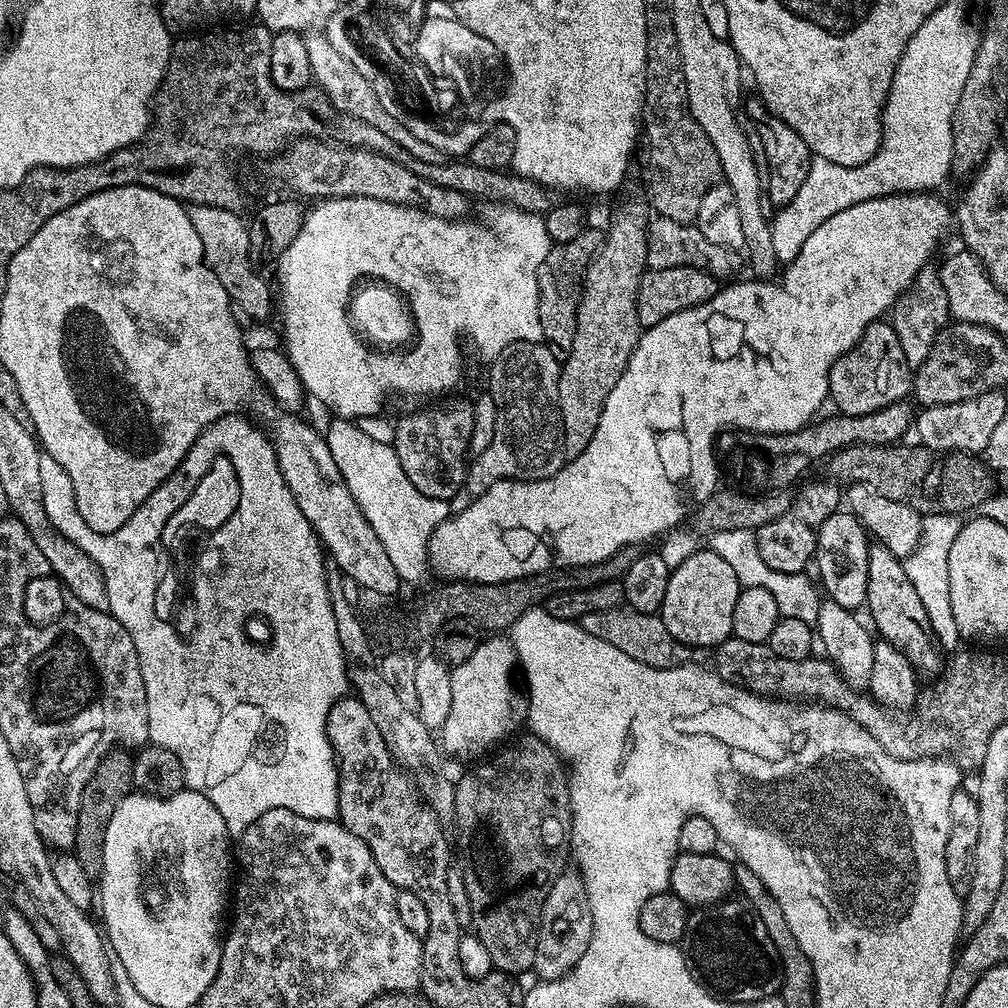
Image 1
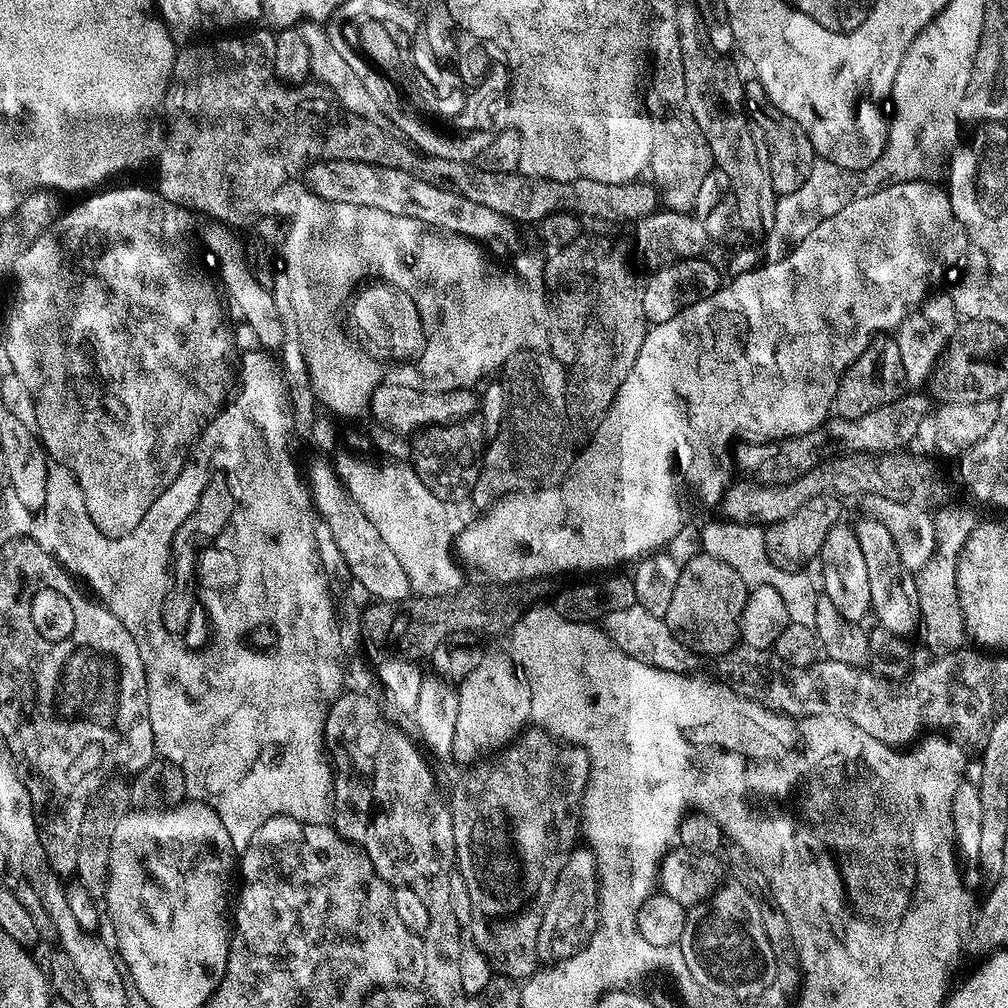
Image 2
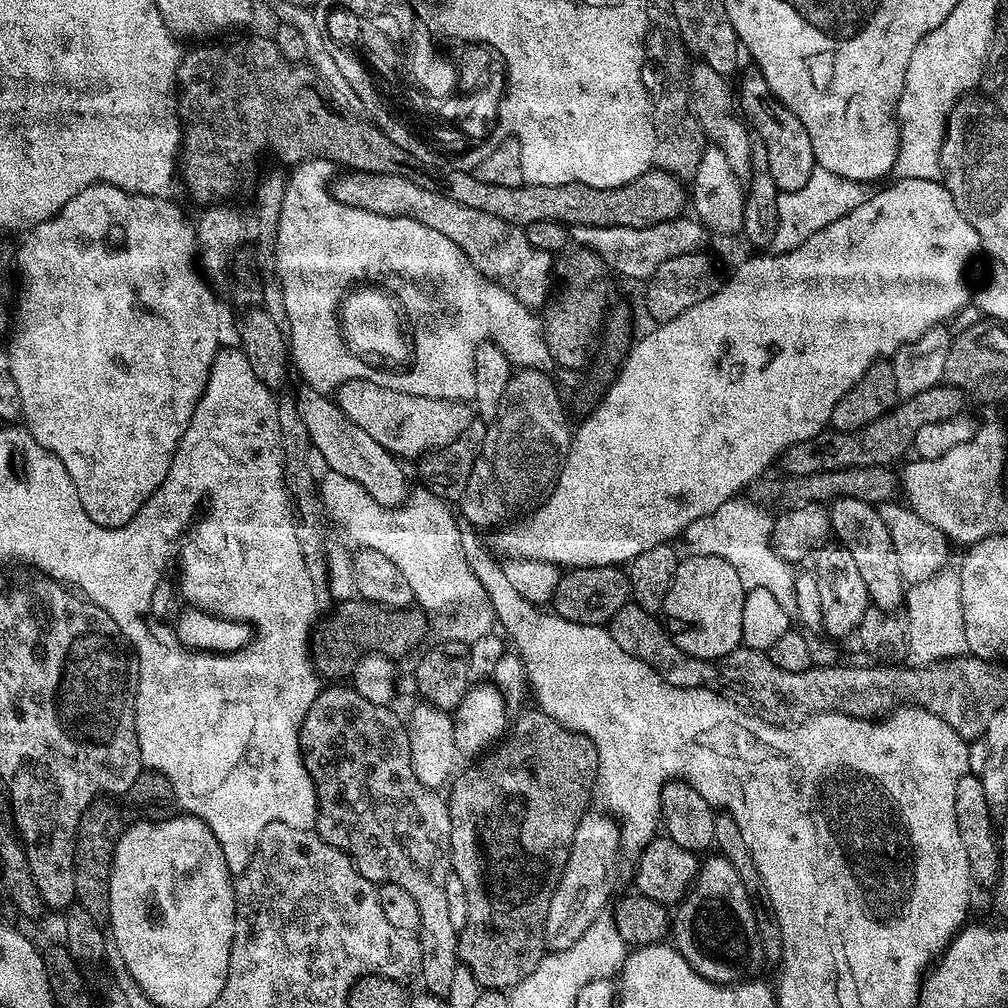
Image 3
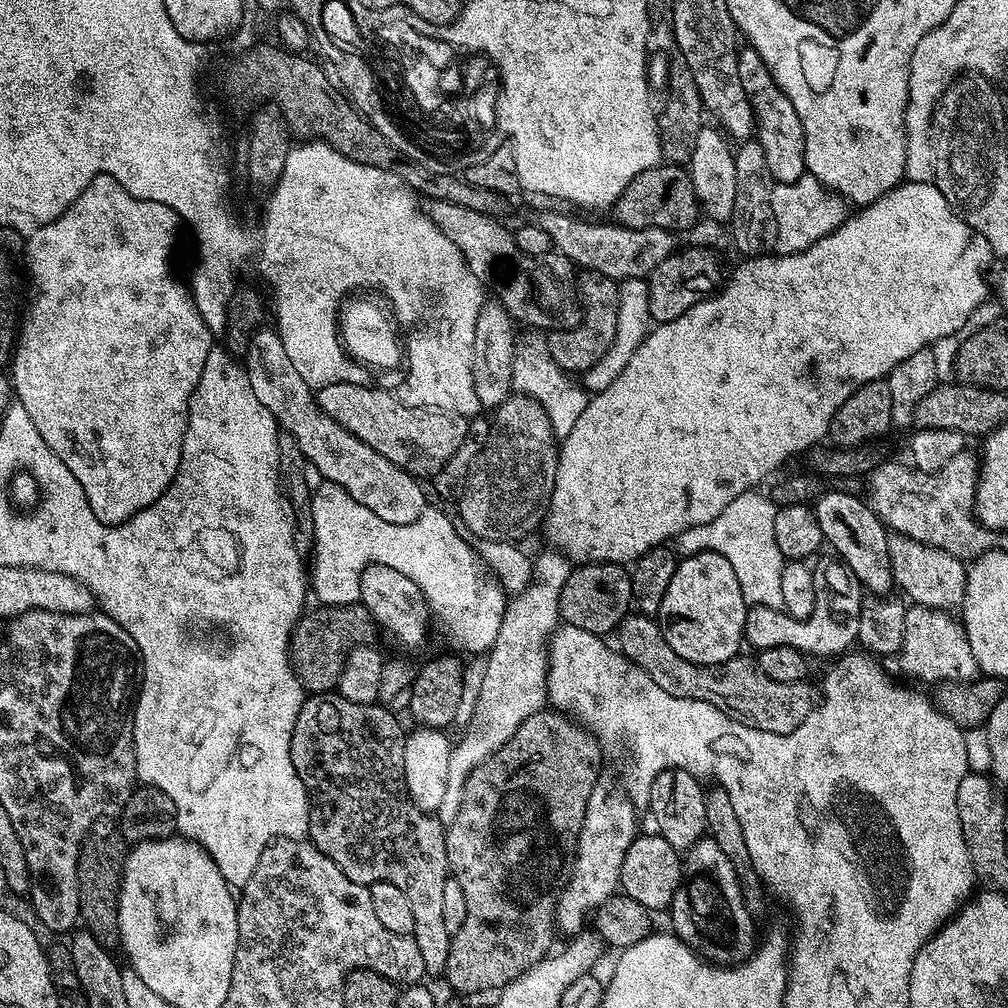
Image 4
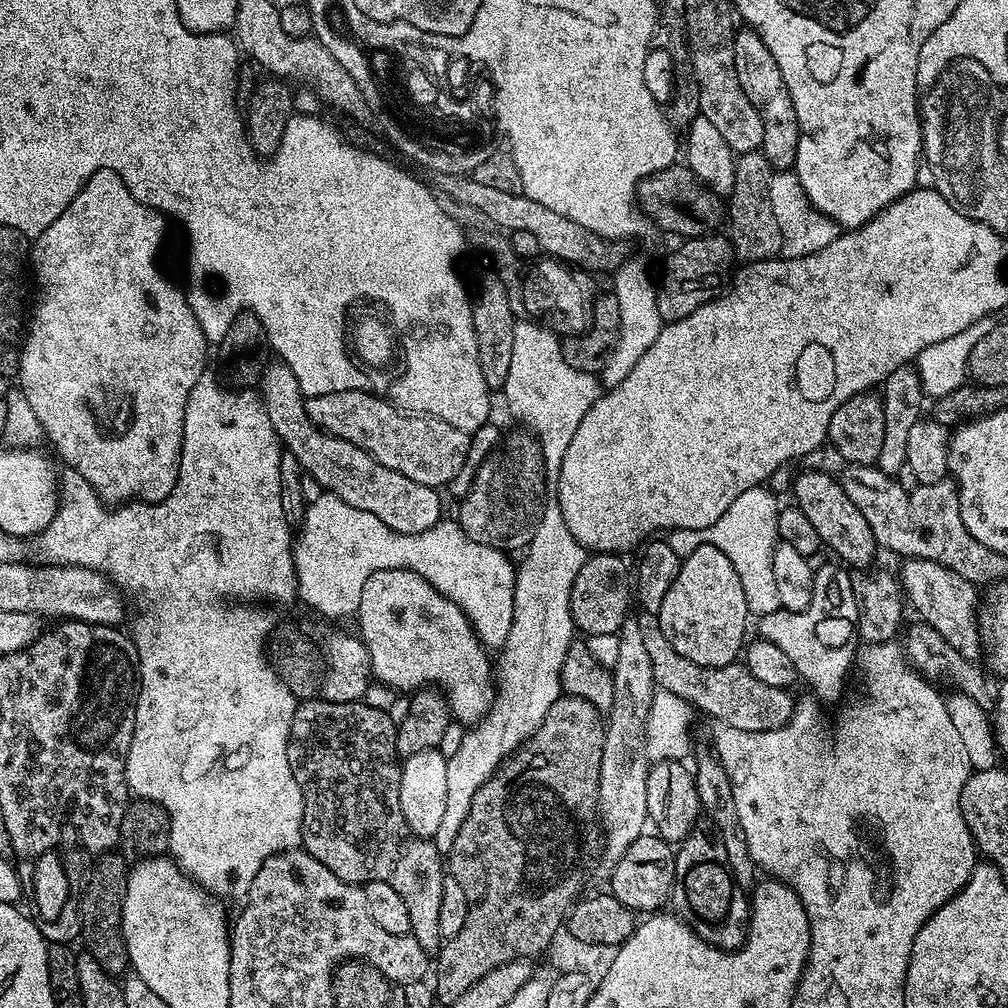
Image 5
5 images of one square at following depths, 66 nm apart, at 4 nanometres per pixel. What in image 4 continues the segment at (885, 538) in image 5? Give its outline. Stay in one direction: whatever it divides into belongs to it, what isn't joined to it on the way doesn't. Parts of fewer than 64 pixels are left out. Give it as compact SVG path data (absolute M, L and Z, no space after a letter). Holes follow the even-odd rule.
M966 450L962 451L945 466L932 472L918 471L898 462L881 461L868 476L868 503L893 533L945 550L962 562L975 560L995 545L993 543L998 536L977 520L976 496L970 496L966 490L966 484L972 484L970 460L973 456L966 458Z

